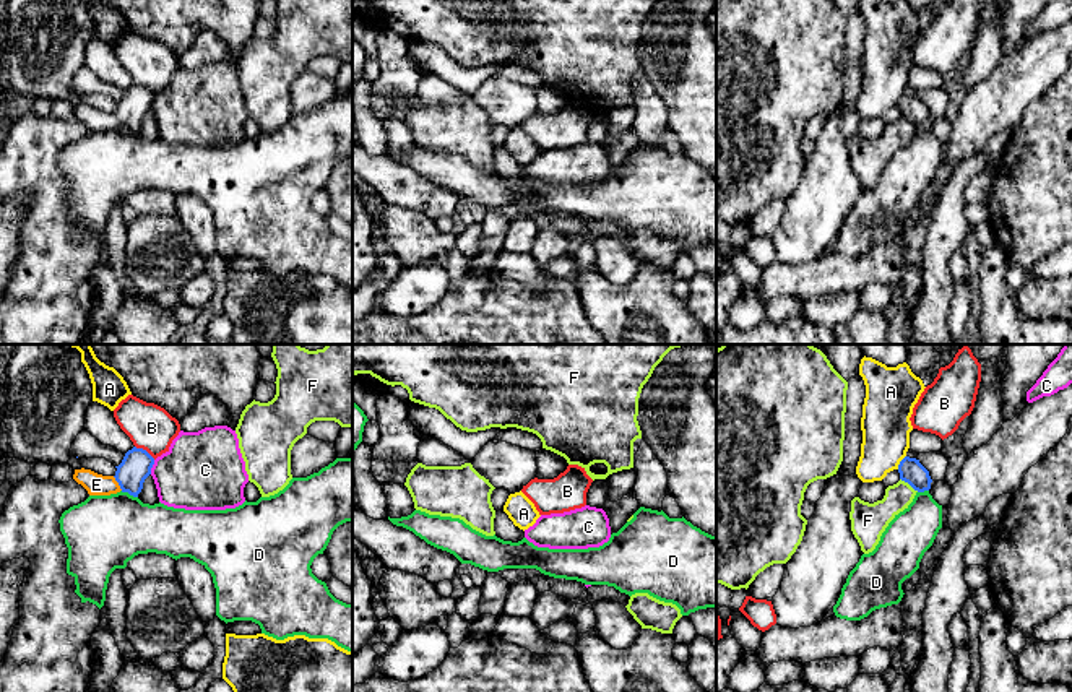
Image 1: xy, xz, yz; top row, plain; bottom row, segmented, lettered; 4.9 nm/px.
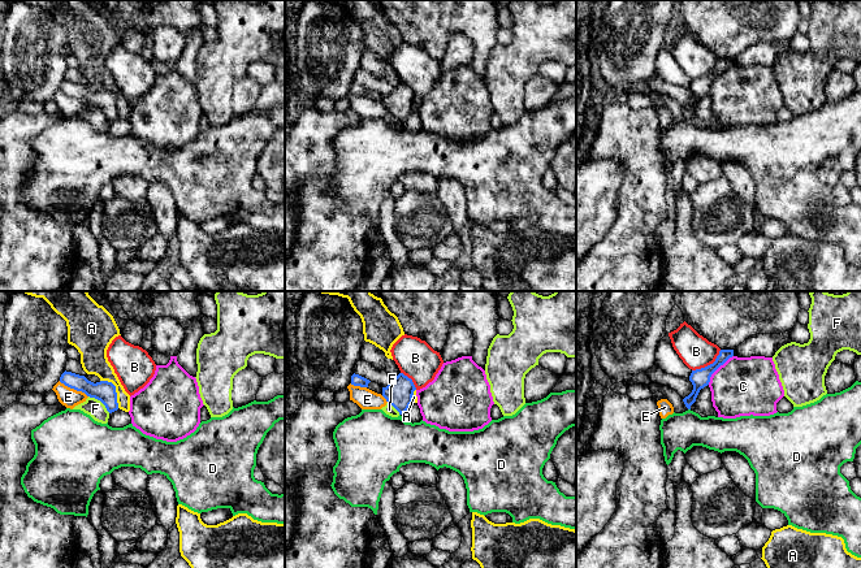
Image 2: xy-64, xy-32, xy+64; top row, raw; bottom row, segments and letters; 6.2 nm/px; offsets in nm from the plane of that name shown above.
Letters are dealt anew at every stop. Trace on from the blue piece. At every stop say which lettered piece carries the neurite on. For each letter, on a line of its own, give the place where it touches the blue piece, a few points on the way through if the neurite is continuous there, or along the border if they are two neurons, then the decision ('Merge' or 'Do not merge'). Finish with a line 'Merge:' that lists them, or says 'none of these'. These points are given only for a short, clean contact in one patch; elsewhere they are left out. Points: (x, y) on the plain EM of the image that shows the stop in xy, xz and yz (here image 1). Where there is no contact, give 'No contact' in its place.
A: Touches blue at yz (900, 98). Boundary: yz (905, 91), (897, 104). Do not merge
B: Touches blue at xy (145, 86). Boundary: xy (135, 82), (155, 95). Do not merge
C: Touches blue at xy (151, 103). Do not merge
D: Touches blue at xy (129, 129). Boundary: xy (121, 127), (137, 134). Do not merge
E: Touches blue at xy (117, 117). Do not merge
F: Touches blue at yz (910, 121). Do not merge
Merge: none of these

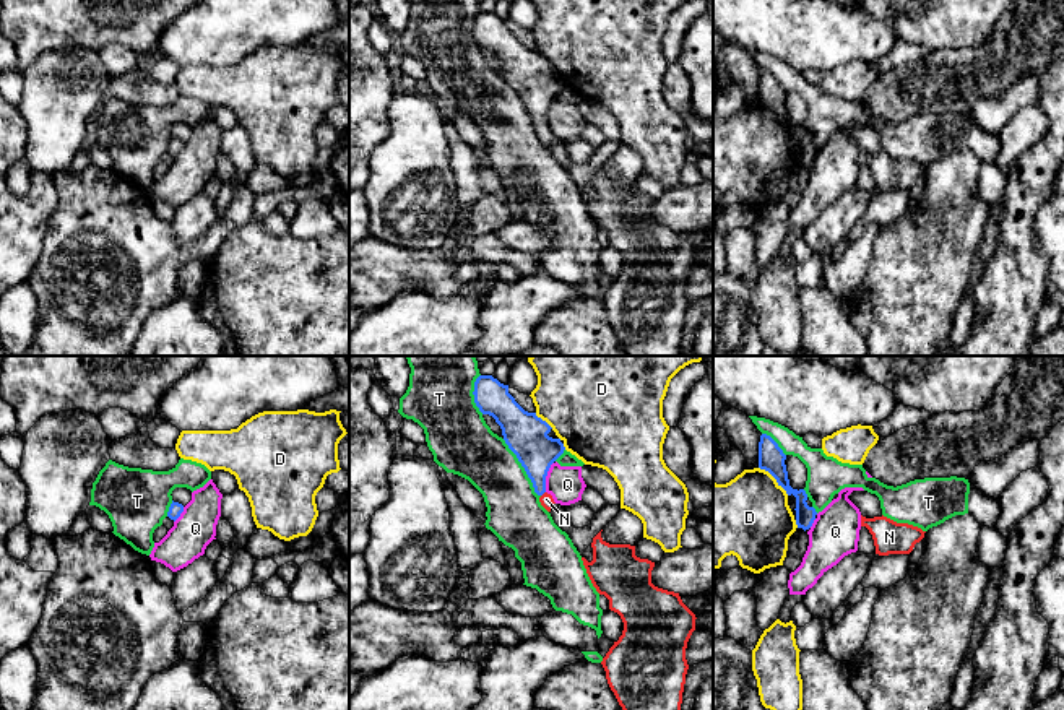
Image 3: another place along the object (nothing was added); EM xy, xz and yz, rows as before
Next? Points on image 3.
D: Touches blue at yz (775, 114). Do not merge
N: Touches blue at xz (543, 129). Path across: xz (533, 83), (543, 129), (546, 135). Merge
Q: Touches blue at xz (546, 111). Boundary: xz (553, 98), (544, 127). Do not merge
T: Touches blue at xz (523, 103). Do not merge
Merge: N

